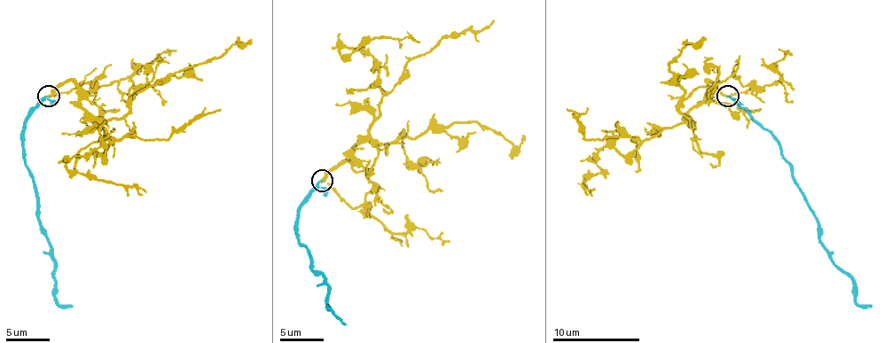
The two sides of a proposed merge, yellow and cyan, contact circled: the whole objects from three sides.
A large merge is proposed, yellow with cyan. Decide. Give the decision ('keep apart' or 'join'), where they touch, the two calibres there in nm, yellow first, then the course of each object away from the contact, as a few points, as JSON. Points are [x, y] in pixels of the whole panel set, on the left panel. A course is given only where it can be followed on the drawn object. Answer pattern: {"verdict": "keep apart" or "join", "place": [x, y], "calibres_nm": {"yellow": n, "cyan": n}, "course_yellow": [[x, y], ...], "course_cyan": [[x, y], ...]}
{"verdict": "join", "place": [49, 96], "calibres_nm": {"yellow": 200, "cyan": 130}, "course_yellow": [[49, 96], [71, 81], [77, 103], [108, 137], [105, 155], [99, 146], [75, 155], [68, 170], [144, 192]], "course_cyan": [[49, 96], [27, 118], [23, 144], [34, 185], [36, 214], [51, 253], [56, 301], [73, 305]]}

